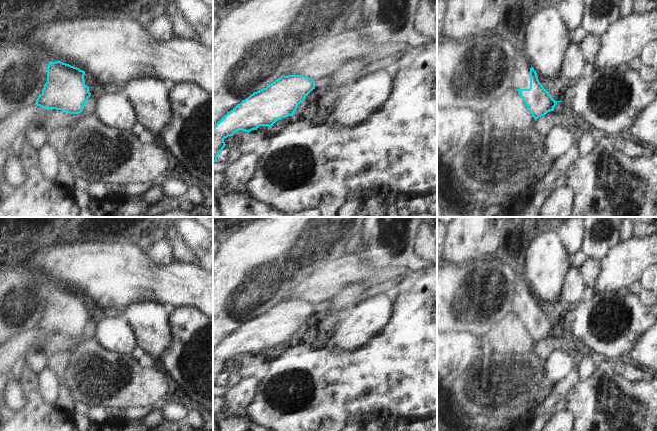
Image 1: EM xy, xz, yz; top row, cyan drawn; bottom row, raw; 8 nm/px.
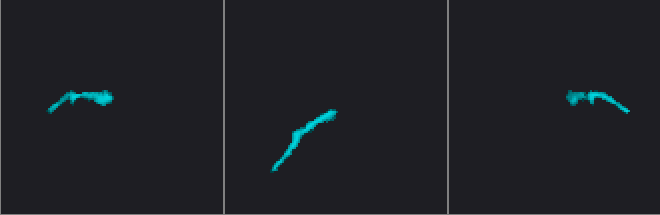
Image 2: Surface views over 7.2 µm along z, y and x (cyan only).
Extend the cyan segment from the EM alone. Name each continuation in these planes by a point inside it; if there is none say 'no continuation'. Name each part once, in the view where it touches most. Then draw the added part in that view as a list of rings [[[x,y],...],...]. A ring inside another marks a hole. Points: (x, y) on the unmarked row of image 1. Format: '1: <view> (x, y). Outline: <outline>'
1: yz (522, 291). Outline: [[[521,277],[515,283],[514,308],[512,313],[517,314],[530,312],[530,292],[530,283]]]

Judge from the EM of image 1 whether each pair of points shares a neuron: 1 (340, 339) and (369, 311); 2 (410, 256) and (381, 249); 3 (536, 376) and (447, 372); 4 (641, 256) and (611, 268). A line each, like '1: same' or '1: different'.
1: same
2: same
3: different
4: same

